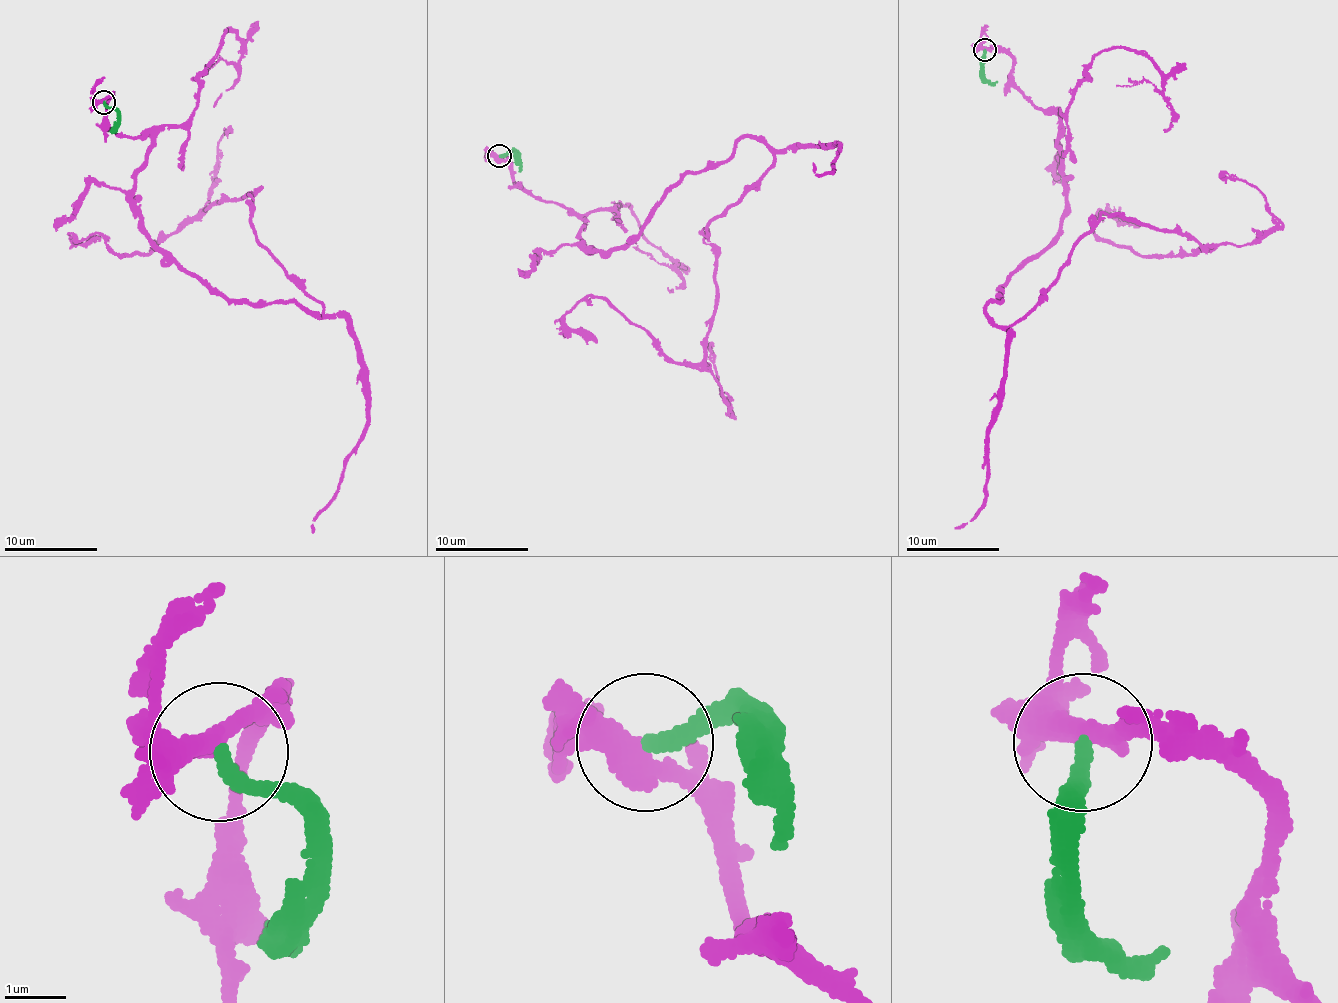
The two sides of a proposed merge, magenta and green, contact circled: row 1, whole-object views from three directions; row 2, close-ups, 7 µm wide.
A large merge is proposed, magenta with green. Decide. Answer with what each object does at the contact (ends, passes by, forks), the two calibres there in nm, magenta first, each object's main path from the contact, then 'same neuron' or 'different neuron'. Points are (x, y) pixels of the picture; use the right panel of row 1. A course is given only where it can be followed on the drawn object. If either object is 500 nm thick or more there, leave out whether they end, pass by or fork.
magenta passes by; green ends; calibres 360 and 280 nm; course magenta (985, 49), (1059, 120), (1067, 213), (989, 316), (1112, 215), (1203, 247), (1092, 221), (1140, 225); course green (985, 49), (982, 75), (993, 83), (997, 80); different neuron

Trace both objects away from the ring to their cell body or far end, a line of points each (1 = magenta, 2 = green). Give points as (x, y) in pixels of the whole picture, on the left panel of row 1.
1: (104, 101), (151, 140), (144, 232), (230, 299), (323, 309), (250, 190), (142, 255), (76, 241), (98, 237)
2: (104, 101), (117, 113), (117, 124), (114, 131), (110, 127)

